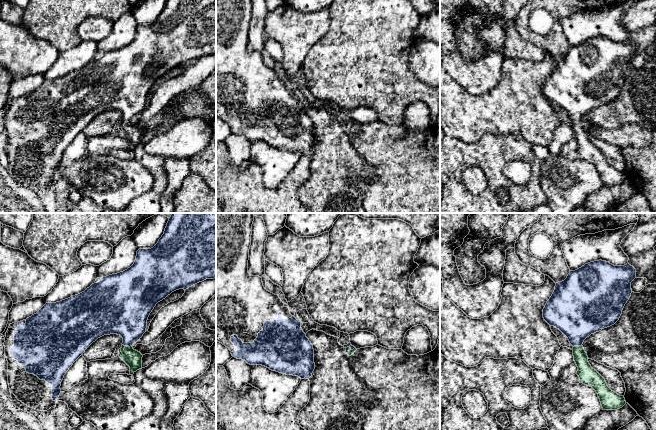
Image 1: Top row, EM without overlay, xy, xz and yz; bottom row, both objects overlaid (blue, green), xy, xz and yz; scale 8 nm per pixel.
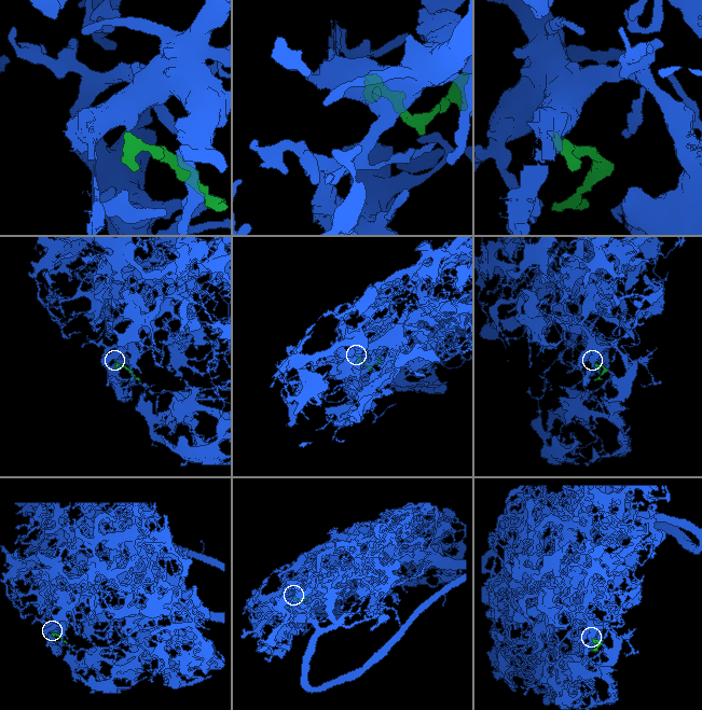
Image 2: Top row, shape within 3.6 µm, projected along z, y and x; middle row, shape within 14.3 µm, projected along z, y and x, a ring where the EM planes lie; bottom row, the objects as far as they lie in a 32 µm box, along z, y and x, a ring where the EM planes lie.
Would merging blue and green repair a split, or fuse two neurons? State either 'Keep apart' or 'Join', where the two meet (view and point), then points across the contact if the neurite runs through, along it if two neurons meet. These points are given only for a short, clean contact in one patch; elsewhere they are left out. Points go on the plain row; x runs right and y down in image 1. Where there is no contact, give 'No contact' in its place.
Join. Touches blue at xy (127, 122). Path across: xy (126, 91), (127, 122), (127, 128), (133, 134)

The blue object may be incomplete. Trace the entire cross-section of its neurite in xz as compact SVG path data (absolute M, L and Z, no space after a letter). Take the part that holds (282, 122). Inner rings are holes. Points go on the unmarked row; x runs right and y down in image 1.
M216 0L216 116L228 123L233 133L245 136L250 141L262 141L272 147L282 150L298 152L301 155L309 155L315 145L314 125L301 104L301 98L290 90L288 81L283 79L278 71L275 71L264 64L261 53L251 52L248 49L251 11L252 0Z

